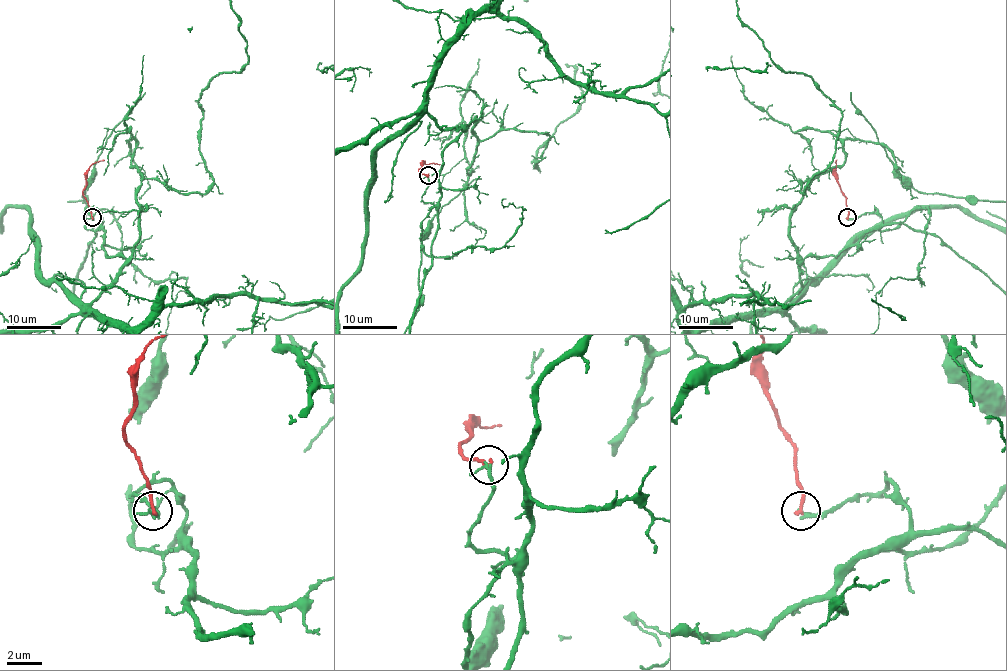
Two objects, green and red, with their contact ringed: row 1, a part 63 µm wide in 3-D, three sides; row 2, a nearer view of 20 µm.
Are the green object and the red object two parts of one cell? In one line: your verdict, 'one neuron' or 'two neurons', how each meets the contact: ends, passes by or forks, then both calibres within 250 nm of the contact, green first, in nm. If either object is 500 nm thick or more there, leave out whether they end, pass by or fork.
two neurons; green ends there; red ends there; 220 nm thick on the green side, 200 nm on the other

